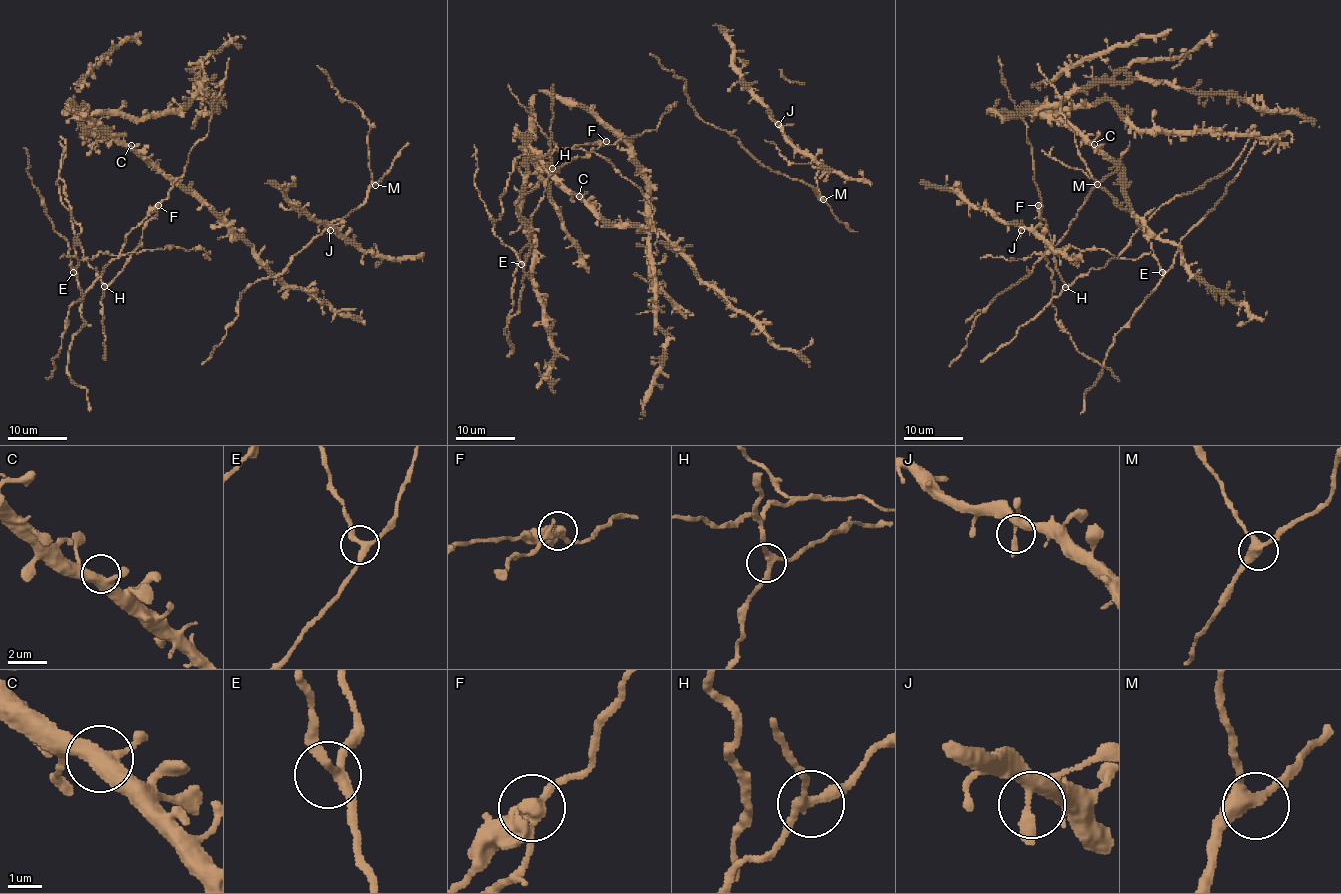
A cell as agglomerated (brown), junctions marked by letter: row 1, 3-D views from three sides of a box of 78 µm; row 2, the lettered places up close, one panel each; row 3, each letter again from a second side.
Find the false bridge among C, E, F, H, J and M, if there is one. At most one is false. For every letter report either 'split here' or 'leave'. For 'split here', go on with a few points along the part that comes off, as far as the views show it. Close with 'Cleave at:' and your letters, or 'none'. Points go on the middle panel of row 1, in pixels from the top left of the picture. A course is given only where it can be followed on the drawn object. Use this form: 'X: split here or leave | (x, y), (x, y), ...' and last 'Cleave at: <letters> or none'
C: leave
E: leave
F: split here | (605, 142), (555, 150), (551, 155), (515, 158), (501, 196), (502, 214), (493, 221)
H: leave
J: leave
M: leave
Cleave at: F

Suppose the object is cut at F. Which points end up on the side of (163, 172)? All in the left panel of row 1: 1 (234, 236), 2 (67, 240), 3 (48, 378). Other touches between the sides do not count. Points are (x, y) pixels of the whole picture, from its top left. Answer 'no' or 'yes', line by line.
1: yes
2: yes
3: no

